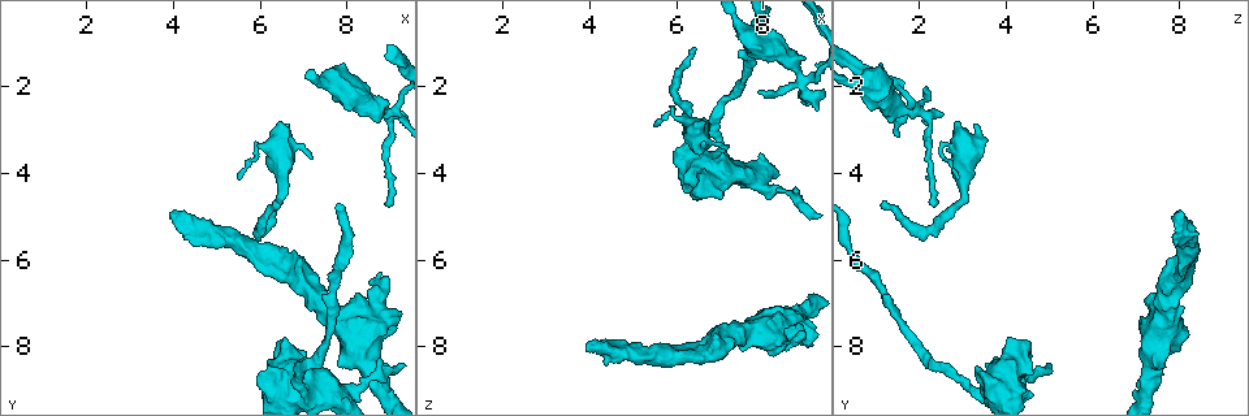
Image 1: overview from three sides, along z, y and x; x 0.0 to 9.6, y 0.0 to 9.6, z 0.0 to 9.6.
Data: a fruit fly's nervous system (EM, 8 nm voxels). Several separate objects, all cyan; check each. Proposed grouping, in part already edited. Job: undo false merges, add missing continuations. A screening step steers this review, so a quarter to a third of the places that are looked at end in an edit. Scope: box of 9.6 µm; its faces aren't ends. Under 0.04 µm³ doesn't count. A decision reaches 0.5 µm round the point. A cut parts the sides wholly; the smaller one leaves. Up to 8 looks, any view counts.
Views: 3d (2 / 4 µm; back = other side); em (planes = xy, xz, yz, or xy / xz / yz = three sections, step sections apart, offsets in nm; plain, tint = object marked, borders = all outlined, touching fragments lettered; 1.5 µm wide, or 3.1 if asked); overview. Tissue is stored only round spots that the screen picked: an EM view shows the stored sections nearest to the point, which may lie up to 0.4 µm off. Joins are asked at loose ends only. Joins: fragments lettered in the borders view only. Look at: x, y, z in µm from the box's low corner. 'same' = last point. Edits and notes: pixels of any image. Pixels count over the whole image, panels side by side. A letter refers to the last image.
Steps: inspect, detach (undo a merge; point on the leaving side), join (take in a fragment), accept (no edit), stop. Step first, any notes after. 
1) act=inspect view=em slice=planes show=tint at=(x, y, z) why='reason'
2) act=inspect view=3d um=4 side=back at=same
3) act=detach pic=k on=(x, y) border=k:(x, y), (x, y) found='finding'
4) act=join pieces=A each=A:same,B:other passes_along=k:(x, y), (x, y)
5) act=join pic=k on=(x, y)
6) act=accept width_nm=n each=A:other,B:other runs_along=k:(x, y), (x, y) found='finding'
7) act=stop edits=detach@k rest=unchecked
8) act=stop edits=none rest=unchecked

act=inspect view=em slice=xz step=4 show=borders at=(7.20, 3.70, 3.40) why='tapers out'

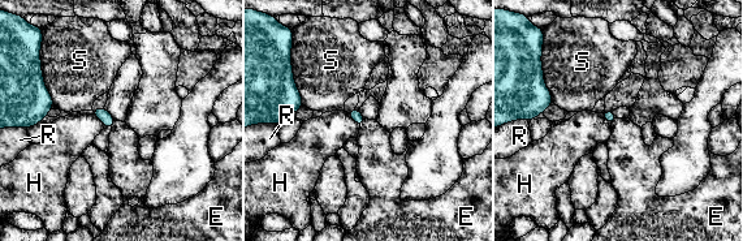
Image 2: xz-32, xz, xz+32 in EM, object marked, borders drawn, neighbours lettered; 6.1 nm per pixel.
act=inspect view=em slice=yz step=4 show=borders at=same

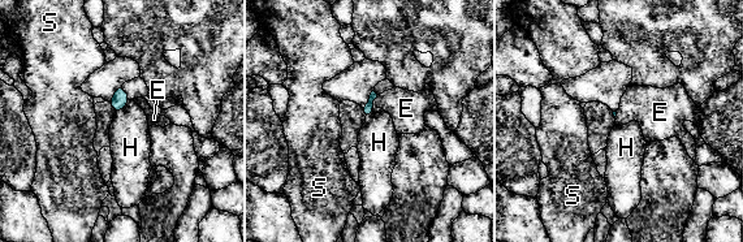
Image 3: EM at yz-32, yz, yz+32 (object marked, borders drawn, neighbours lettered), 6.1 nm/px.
act=accept each=E:other,H:other,S:other found='no lettered fragment goes on from it'

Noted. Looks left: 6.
act=inspect view=3d um=4 at=(8.95, 2.60, 1.75) why='three arms meet'

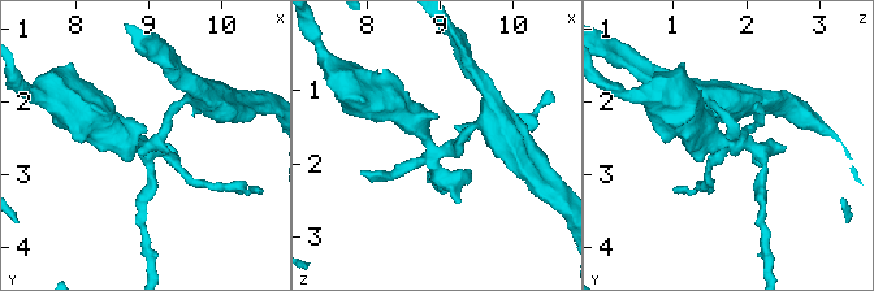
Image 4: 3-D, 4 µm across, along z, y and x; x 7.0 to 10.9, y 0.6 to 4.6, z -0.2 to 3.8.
act=inspect view=em slice=planes show=tint at=(8.90, 2.60, 1.80) why='now the EM'

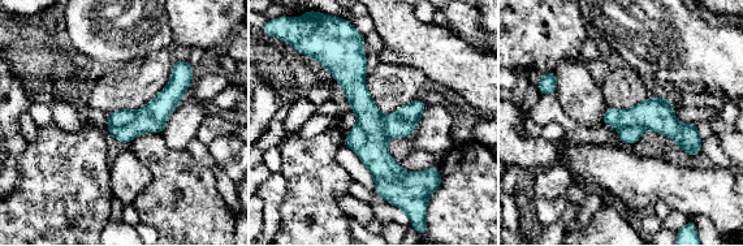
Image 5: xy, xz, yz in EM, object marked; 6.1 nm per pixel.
act=inspect view=em slice=planes show=borders at=same

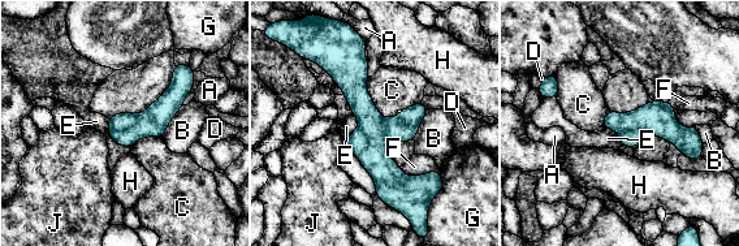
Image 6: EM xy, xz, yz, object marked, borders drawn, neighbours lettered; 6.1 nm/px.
act=detach pic=6 on=(152, 122) longest_contact=C:380nm each=A:other,B:other,C:other,D:other,E:other,F:other,G:other,H:other,J:other found='two neurons meet here'

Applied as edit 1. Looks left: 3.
act=inspect view=em slice=xz step=4 show=tint at=(6.50, 4.65, 1.15) why='an open end'

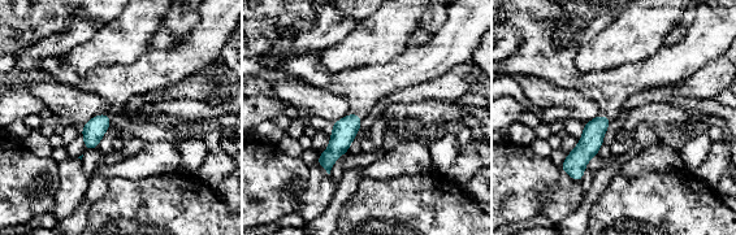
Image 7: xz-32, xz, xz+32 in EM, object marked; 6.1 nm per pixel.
act=inspect view=em slice=xz step=4 show=borders at=same

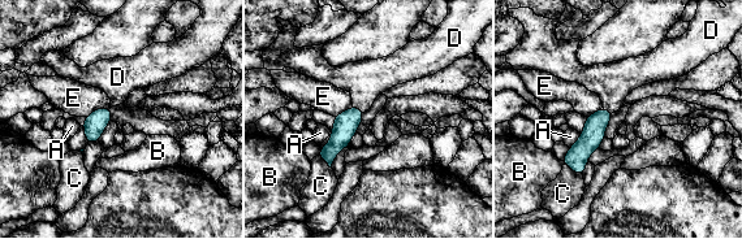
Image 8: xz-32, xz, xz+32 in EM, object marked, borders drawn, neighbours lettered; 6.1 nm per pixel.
act=join pieces=D longest_contact=E:170nm each=A:other,B:other,C:other,D:same,E:other passes_along=8:(346, 124), (357, 108), (366, 79) found='the neuron continues'

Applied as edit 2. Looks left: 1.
act=stop edits=detach@6,join@8 rest=unchecked

